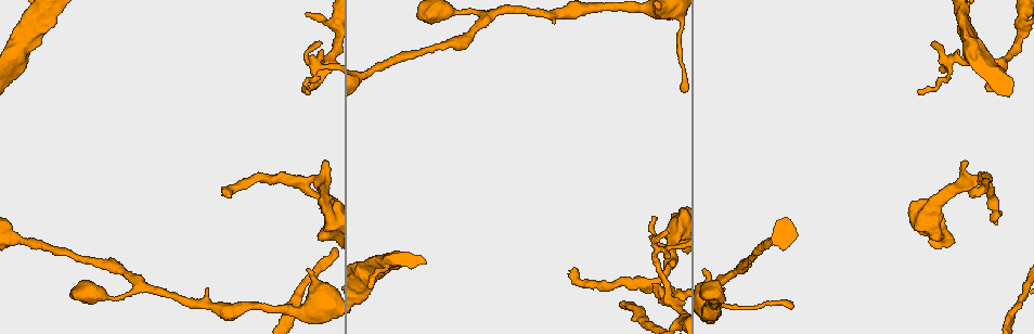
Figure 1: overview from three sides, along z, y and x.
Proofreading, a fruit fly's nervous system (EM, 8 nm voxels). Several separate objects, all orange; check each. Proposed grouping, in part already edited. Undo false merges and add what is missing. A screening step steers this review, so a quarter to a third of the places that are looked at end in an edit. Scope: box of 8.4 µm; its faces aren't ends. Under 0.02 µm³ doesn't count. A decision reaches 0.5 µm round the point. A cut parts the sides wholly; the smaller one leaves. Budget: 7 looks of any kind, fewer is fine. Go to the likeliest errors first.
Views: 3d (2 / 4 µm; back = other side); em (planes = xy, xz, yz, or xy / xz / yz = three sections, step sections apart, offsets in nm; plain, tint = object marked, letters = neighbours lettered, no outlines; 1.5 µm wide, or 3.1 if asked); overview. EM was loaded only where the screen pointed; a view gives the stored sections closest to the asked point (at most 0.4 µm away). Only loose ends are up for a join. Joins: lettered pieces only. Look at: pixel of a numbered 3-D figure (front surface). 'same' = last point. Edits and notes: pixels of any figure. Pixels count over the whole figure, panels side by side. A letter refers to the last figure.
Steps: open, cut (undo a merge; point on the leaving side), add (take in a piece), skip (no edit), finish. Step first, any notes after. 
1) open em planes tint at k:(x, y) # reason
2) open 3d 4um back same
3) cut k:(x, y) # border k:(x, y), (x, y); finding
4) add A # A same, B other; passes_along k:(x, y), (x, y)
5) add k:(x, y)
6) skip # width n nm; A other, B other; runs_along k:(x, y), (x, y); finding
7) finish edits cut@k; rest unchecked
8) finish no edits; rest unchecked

open em planes plain at 1:(227, 196) # an open end

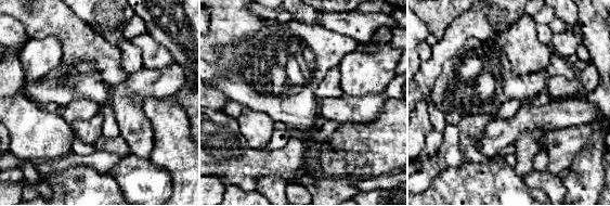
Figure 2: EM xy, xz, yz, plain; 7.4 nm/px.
open em planes tint same # with the object marked

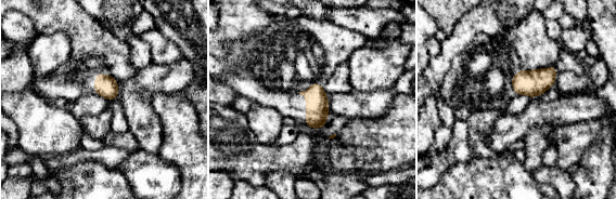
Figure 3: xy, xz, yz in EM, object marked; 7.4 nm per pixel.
open em planes letters same # see the neighbours

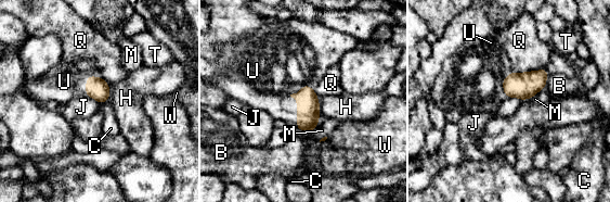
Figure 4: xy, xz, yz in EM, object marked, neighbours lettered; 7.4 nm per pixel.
add U # width 160 nm; B other, C other, H other, J other, M other, Q other, T other, U same, W other; passes_along 4:(308, 105), (297, 113), (269, 95); the neuron continues

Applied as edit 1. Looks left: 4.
open overview # redraw

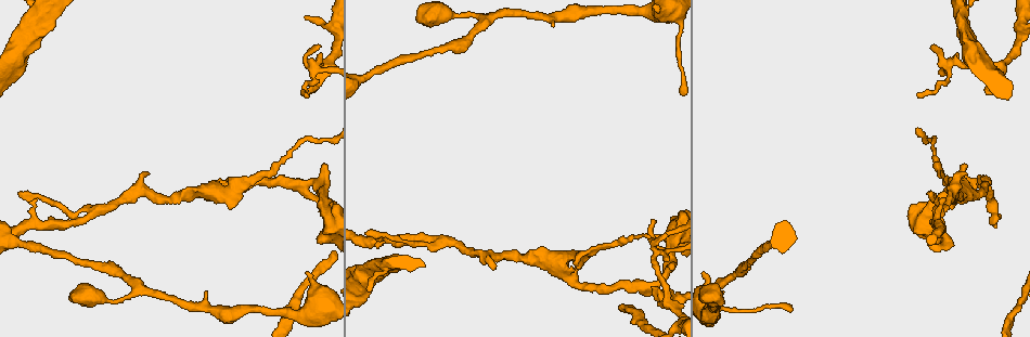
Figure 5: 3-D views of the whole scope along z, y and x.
open em planes tint at 5:(670, 268) # tapers out

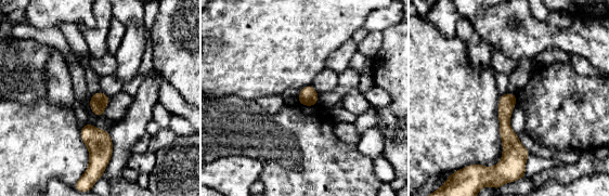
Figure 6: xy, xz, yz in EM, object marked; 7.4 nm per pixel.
open em planes letters same # see the neighbours

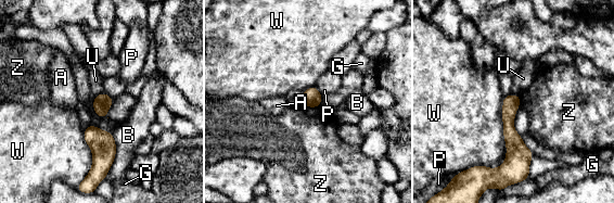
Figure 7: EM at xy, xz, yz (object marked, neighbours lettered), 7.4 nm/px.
skip # width 120 nm; A other, B other, G other, P other, U other, W other, Z other; runs_along 7:(513, 97), (509, 109), (511, 167); none of them fits

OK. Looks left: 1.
finish edits add@4; rest unchecked

